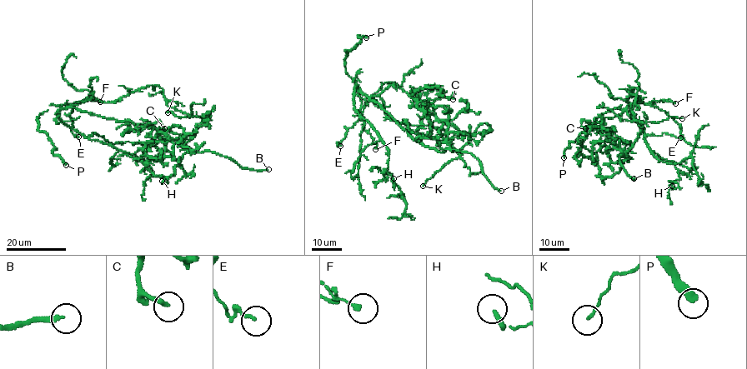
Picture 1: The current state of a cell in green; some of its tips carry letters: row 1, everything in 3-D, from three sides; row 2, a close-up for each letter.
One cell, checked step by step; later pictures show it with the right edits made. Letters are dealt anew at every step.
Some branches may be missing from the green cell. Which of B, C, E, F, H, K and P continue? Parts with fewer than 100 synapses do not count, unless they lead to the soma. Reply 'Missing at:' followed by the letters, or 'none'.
Missing at: B, P

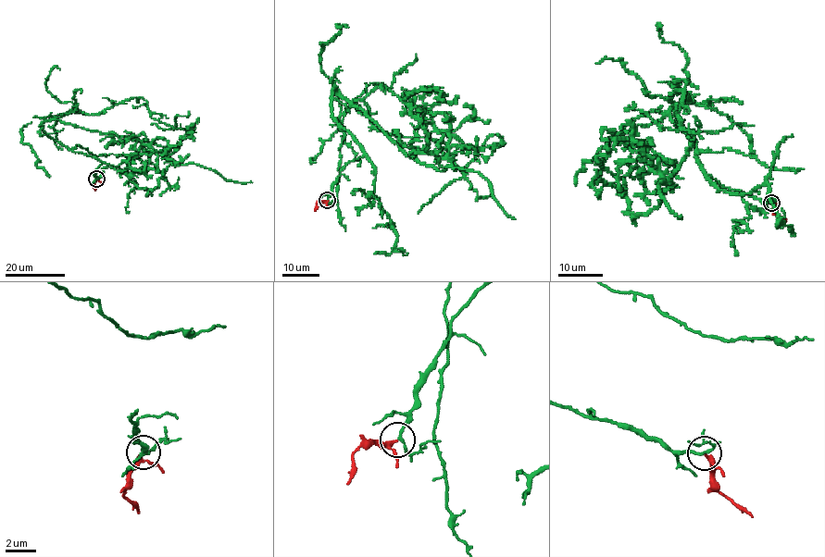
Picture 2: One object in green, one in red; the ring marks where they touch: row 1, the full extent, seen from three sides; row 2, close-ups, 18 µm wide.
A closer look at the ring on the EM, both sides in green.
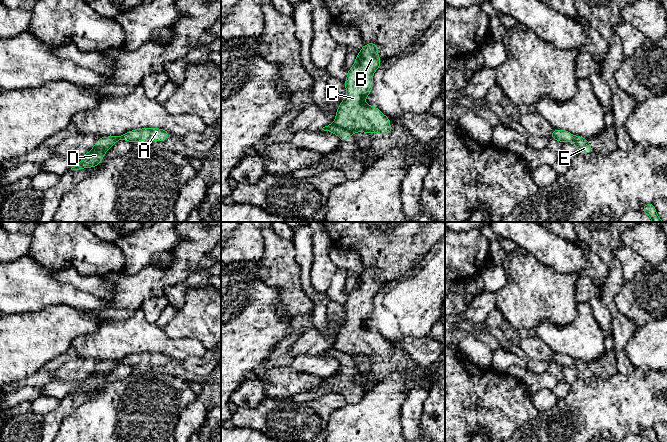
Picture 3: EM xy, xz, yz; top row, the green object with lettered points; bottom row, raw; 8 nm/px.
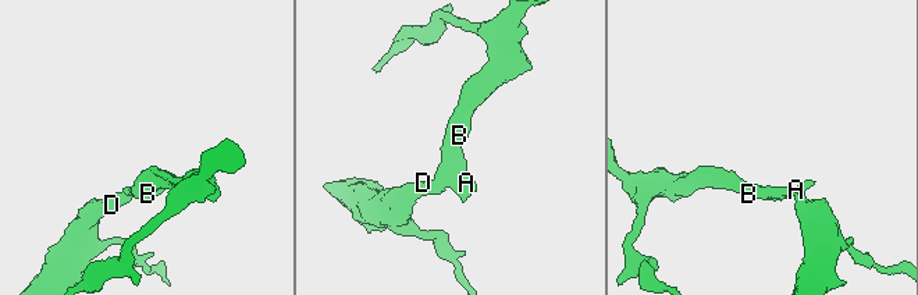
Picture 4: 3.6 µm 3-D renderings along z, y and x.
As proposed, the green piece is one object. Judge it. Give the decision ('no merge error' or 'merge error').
merge error

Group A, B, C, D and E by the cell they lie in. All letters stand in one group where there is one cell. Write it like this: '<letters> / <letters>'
A B C / D E

